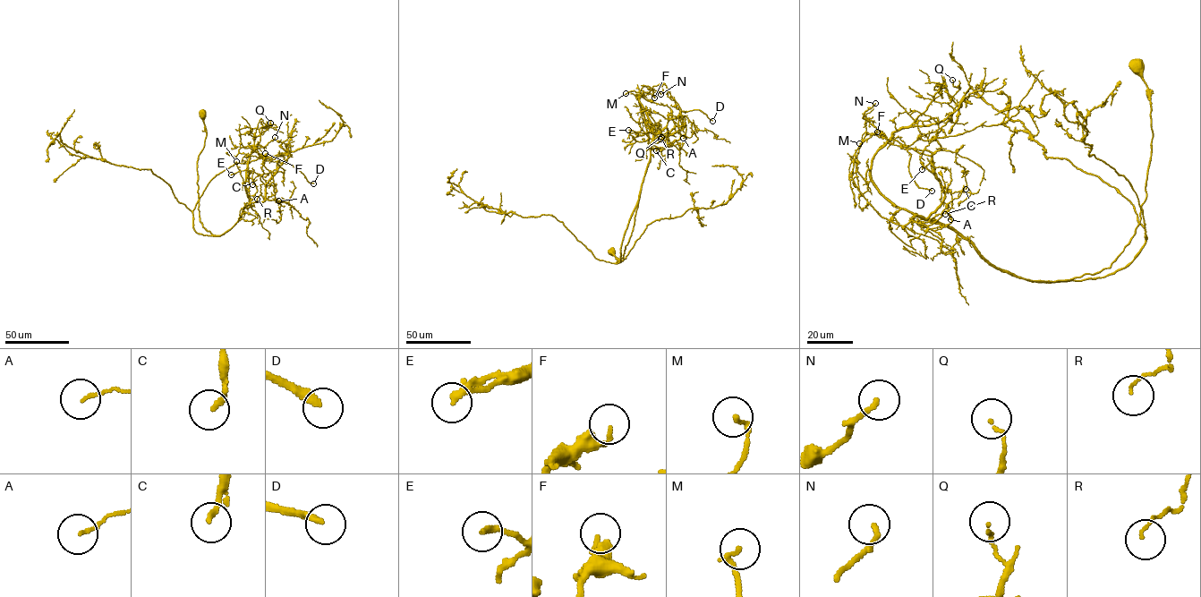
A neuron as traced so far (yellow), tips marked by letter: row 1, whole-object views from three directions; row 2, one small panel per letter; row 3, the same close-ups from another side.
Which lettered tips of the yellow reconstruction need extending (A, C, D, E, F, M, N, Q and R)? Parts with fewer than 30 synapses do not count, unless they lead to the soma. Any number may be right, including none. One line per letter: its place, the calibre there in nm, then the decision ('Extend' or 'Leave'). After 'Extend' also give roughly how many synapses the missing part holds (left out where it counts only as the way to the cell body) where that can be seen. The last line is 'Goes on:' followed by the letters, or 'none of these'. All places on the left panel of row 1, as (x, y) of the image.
A: Place: (278, 200). Thickness 100 nm. Leave
C: Place: (252, 184). Thickness 180 nm. Leave
D: Place: (313, 183). Thickness 280 nm. Extend. Roughly 60 synapses
E: Place: (231, 174). Thickness 240 nm. Leave
F: Place: (265, 153). Thickness 140 nm. Leave
M: Place: (236, 161). Thickness 190 nm. Leave
N: Place: (275, 137). Thickness 180 nm. Leave
Q: Place: (270, 123). Thickness 120 nm. Leave
R: Place: (257, 199). Thickness 80 nm. Leave
Goes on: D

